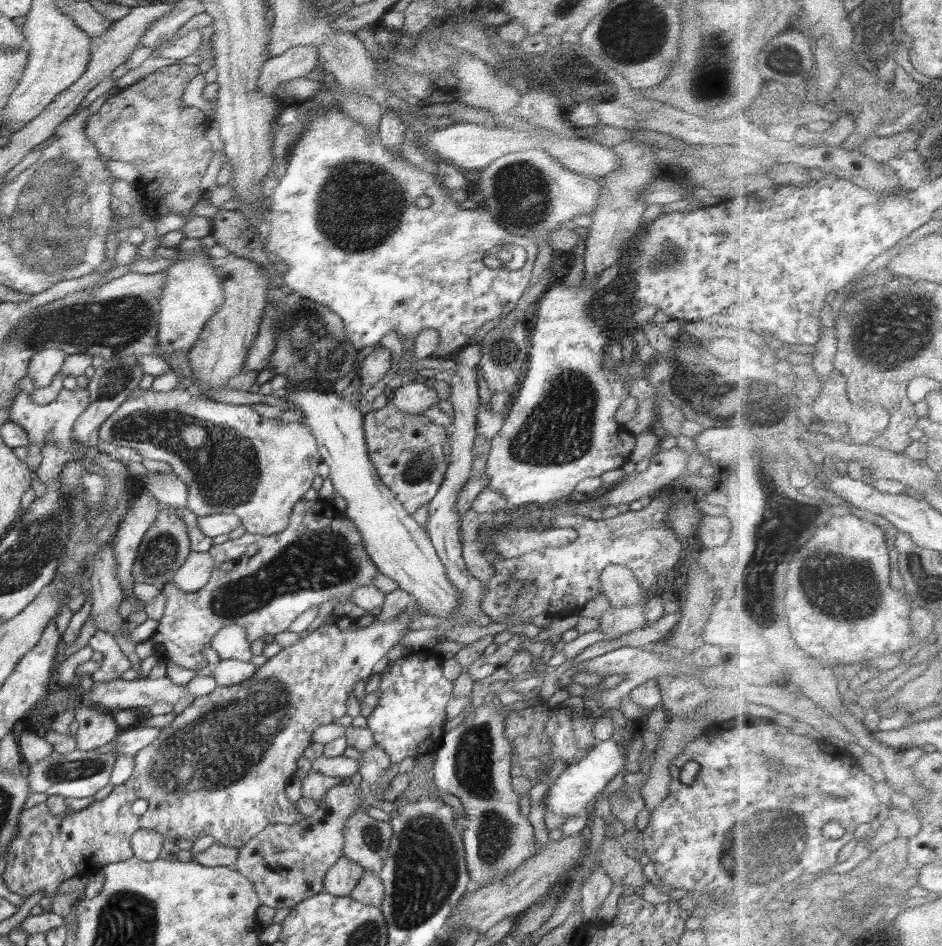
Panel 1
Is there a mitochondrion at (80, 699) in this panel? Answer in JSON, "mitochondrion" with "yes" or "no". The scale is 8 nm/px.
{"mitochondrion":"no"}

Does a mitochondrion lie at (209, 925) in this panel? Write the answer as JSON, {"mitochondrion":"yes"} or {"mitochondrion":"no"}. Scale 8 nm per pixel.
{"mitochondrion":"no"}

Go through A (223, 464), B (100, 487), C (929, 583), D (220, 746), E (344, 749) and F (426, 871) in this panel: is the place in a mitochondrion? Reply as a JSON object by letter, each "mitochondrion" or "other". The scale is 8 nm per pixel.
{"A":"mitochondrion","B":"mitochondrion","C":"mitochondrion","D":"mitochondrion","E":"other","F":"mitochondrion"}

